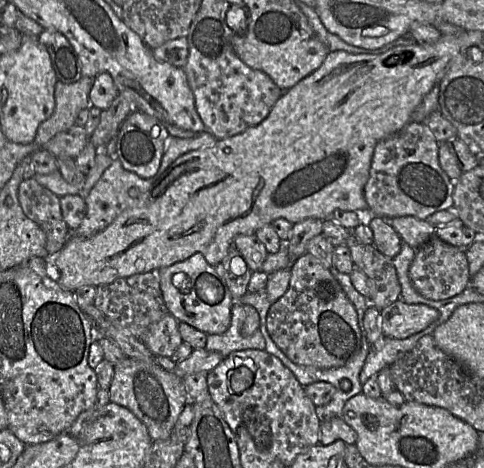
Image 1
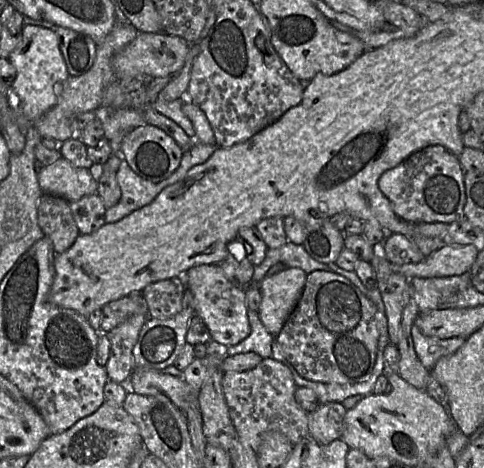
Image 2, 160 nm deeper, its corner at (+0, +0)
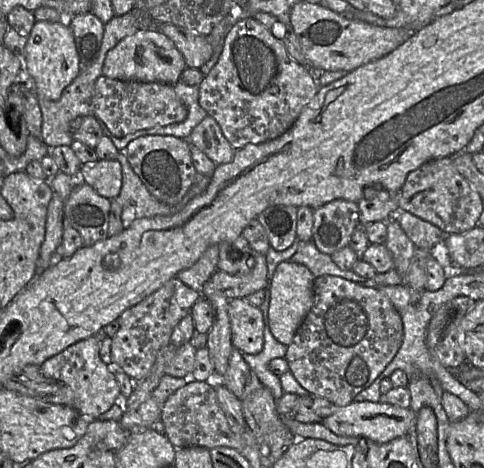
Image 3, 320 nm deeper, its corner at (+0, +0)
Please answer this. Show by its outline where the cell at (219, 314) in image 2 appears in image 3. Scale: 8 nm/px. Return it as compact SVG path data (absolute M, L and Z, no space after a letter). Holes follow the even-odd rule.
M245 298L229 300L231 340L235 349L242 353L259 354L264 345L264 316Z

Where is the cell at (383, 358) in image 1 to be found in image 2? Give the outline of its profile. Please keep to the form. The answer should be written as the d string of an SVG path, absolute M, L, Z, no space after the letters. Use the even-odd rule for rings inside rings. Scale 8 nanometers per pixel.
M415 325L412 326L411 333L415 353L422 365L429 371L434 368L441 357L455 353L465 342L464 338L459 337L440 339L425 336Z

